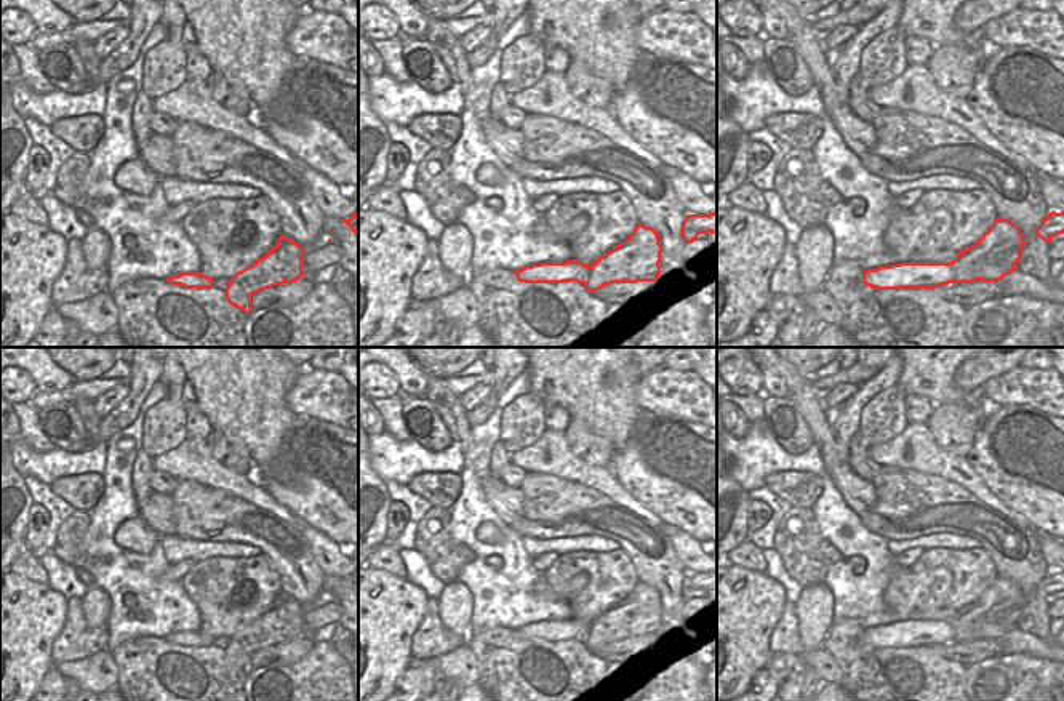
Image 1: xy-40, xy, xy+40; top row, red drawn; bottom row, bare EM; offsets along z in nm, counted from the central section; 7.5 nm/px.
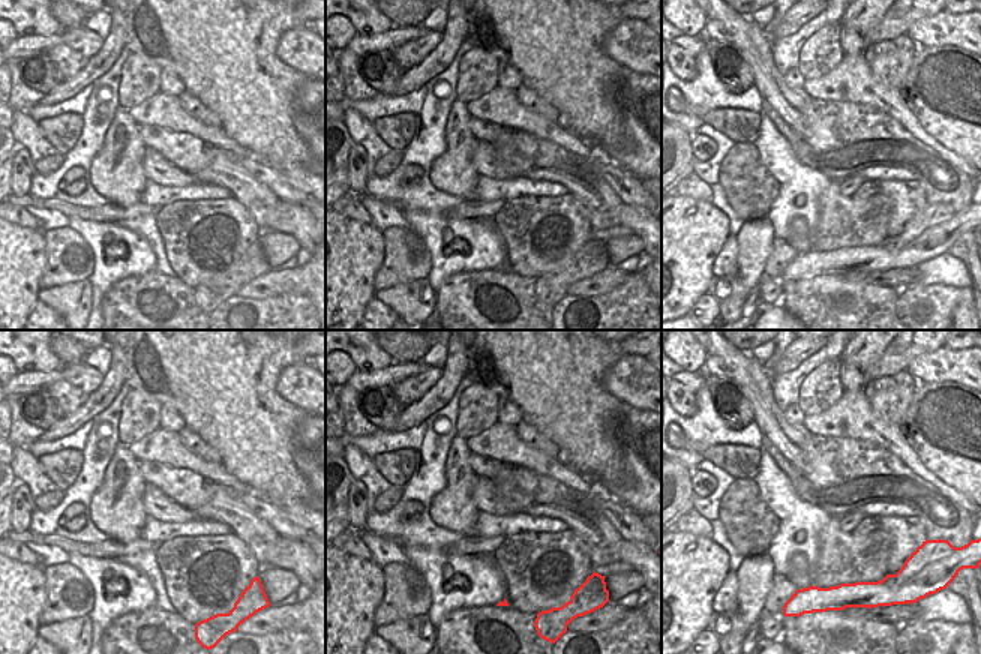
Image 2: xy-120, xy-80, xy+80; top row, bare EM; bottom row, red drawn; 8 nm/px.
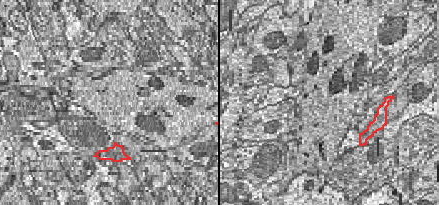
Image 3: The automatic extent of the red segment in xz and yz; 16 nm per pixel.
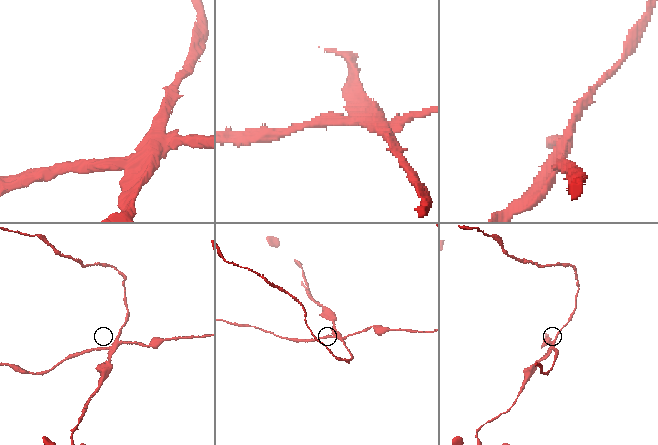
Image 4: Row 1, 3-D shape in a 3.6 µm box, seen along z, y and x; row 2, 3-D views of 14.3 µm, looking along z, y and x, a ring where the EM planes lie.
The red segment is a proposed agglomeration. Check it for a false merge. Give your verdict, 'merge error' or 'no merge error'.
merge error

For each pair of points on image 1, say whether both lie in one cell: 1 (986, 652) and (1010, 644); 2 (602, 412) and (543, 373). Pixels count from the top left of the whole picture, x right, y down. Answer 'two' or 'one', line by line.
1: two
2: one

